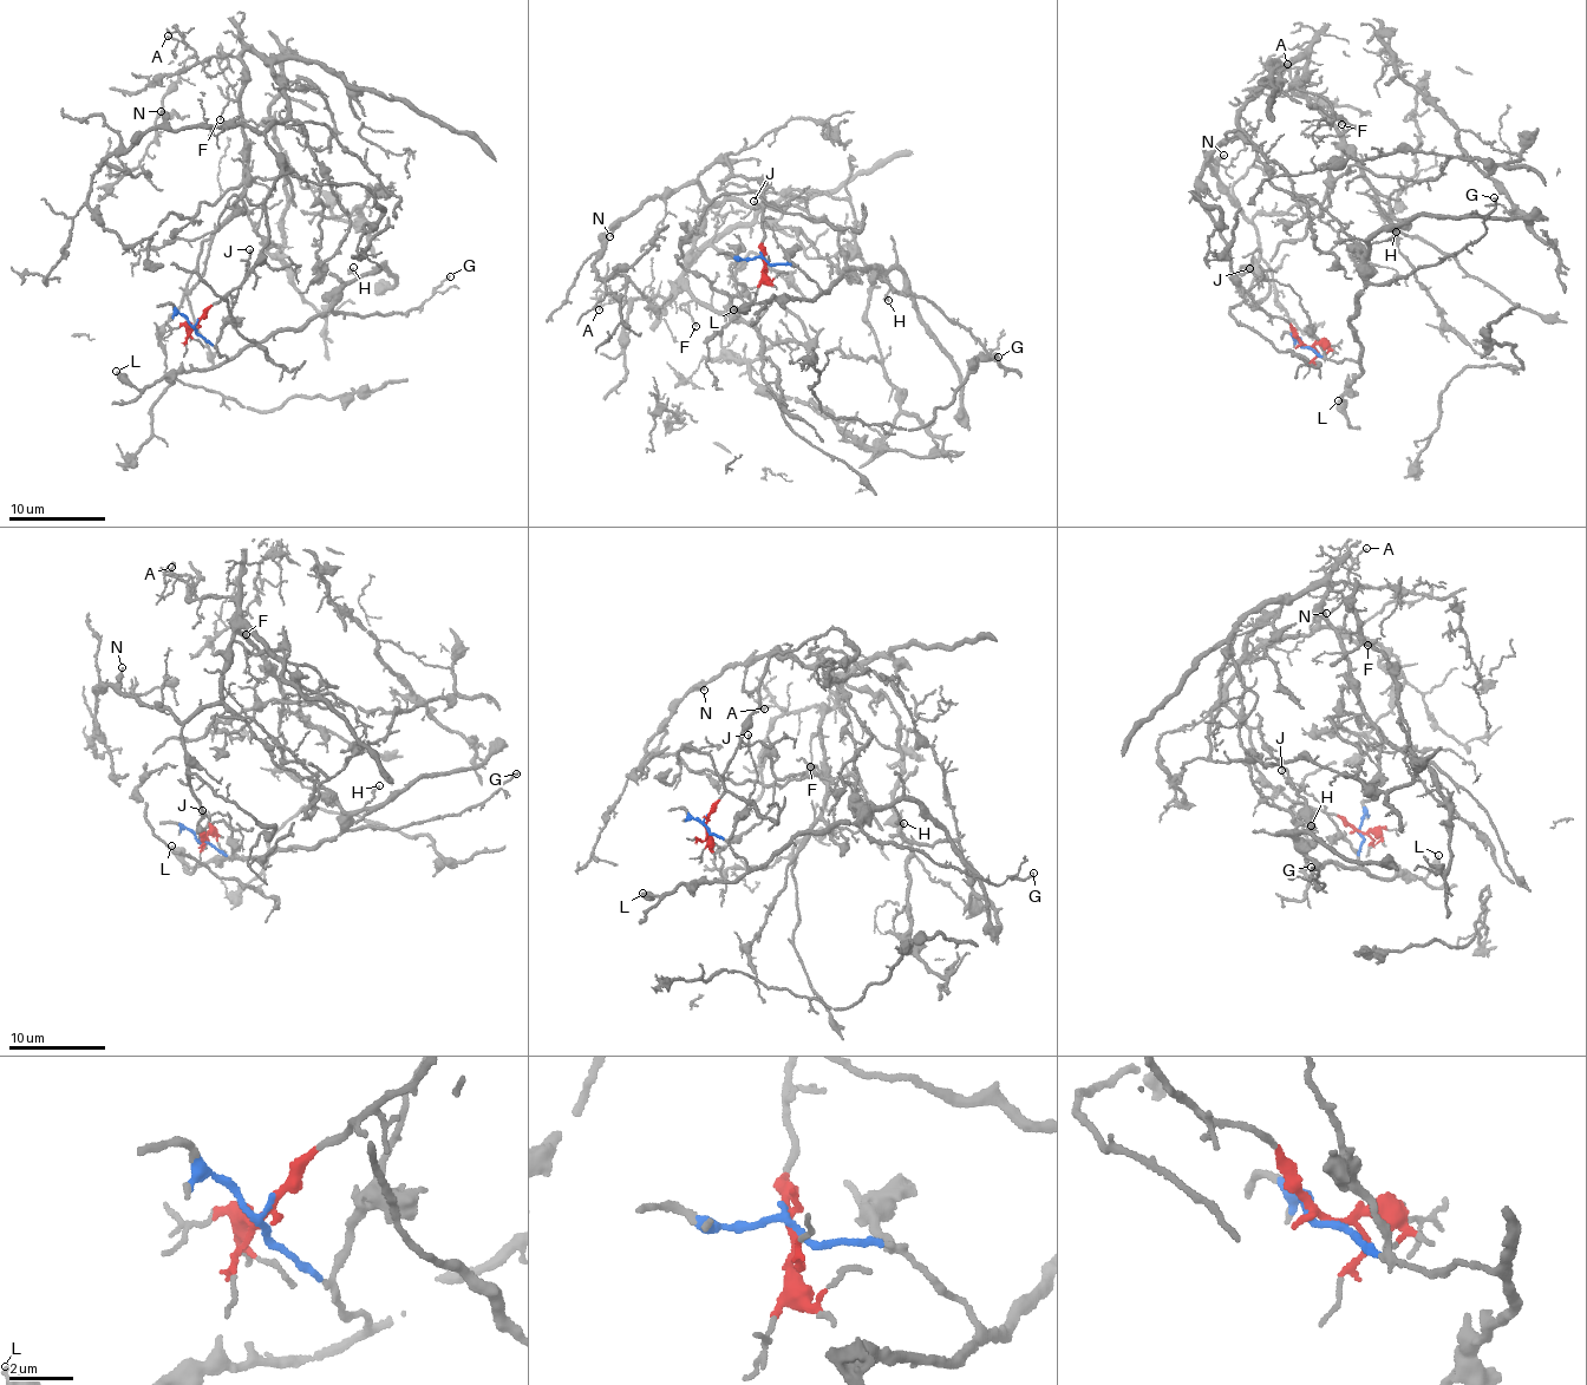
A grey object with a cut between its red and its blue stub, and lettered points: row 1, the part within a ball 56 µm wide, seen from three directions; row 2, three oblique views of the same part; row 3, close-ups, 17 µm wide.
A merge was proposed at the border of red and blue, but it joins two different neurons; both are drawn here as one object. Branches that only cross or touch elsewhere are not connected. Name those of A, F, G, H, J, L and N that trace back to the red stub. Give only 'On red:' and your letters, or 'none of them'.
On red: A, F, N

